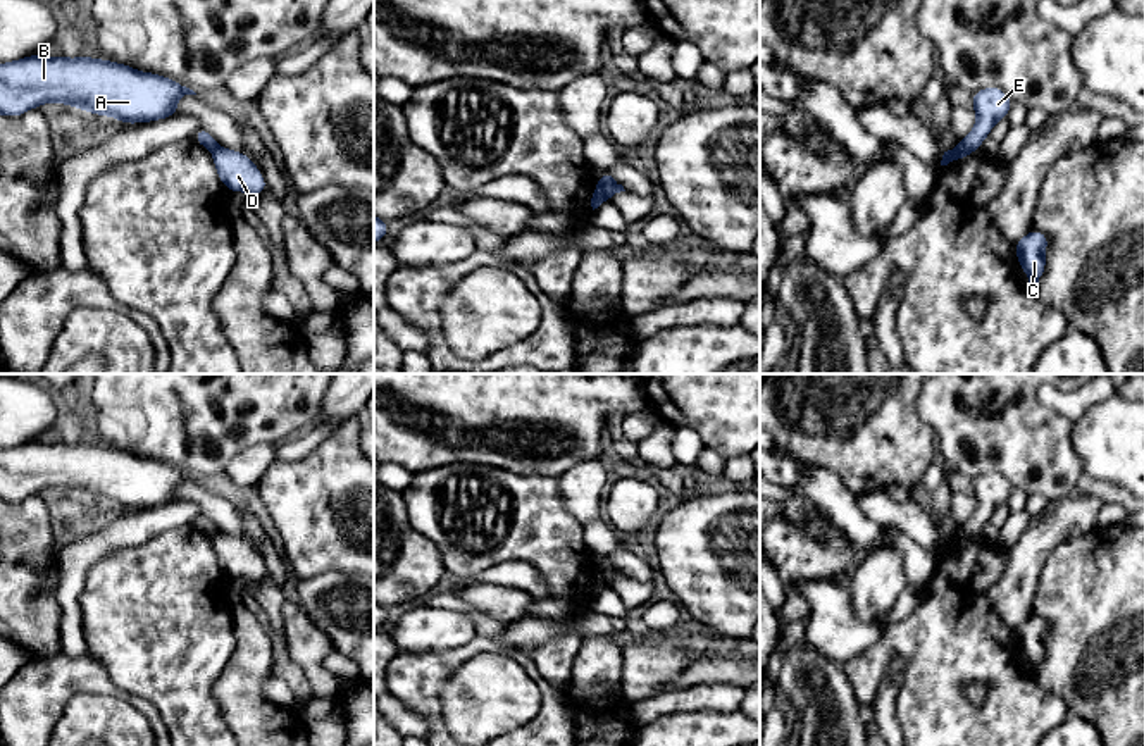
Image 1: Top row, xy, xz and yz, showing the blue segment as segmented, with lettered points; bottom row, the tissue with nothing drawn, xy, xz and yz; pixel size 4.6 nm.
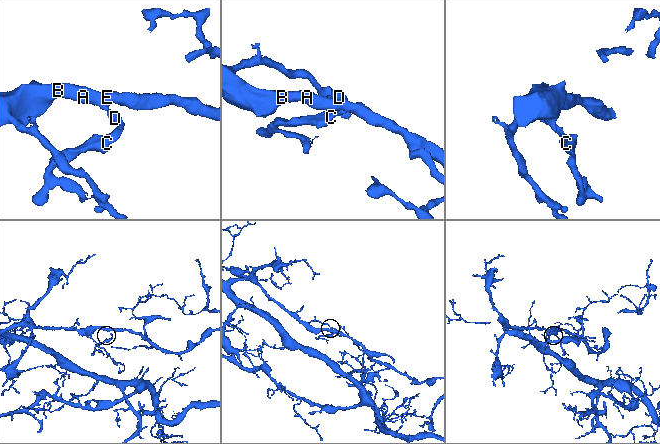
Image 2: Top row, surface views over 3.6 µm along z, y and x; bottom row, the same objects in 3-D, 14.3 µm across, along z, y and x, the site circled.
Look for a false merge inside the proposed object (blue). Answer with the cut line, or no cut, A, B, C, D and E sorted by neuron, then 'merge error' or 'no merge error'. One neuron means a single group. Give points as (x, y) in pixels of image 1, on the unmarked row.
yz (958, 531), (970, 538) | A B E / C D | merge error

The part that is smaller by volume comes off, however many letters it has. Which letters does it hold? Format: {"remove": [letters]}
{"remove": ["C", "D"]}

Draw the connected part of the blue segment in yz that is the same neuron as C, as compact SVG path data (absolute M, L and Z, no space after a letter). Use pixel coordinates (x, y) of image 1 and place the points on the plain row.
M1032 615L1018 629L1013 631L1020 653L1027 660L1032 675L1035 675L1046 656L1044 637L1048 631L1049 624L1039 615Z

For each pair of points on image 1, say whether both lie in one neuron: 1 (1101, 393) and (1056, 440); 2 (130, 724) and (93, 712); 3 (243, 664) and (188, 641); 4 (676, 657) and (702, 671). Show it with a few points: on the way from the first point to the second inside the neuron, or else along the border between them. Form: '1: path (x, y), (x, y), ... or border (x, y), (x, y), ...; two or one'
1: border (1038, 398), (1072, 422); two
2: path (121, 724), (102, 717); one
3: border (233, 617), (235, 648), (212, 688), (212, 695); two
4: border (693, 662), (662, 691); two

